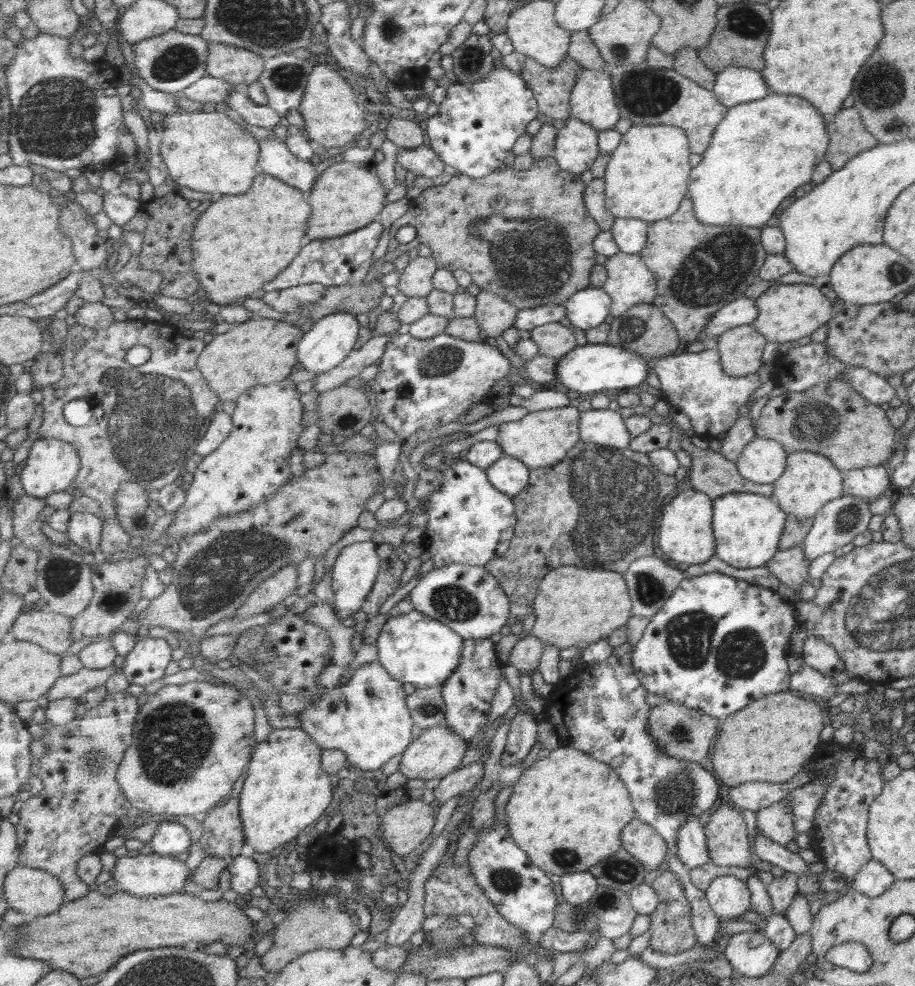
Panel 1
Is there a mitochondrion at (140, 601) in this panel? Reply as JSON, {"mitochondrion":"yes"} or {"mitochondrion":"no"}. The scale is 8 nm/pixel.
{"mitochondrion":"no"}

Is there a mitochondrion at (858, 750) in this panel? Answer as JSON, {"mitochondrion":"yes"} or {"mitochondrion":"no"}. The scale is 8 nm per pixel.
{"mitochondrion":"no"}

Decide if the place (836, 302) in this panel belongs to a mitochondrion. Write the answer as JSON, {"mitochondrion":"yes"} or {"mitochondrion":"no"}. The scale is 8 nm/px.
{"mitochondrion":"no"}

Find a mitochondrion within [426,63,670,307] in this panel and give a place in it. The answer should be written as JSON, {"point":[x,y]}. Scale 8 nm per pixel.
{"point":[532,256]}

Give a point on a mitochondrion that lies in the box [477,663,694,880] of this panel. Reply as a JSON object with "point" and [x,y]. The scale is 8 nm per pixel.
{"point":[562,856]}

